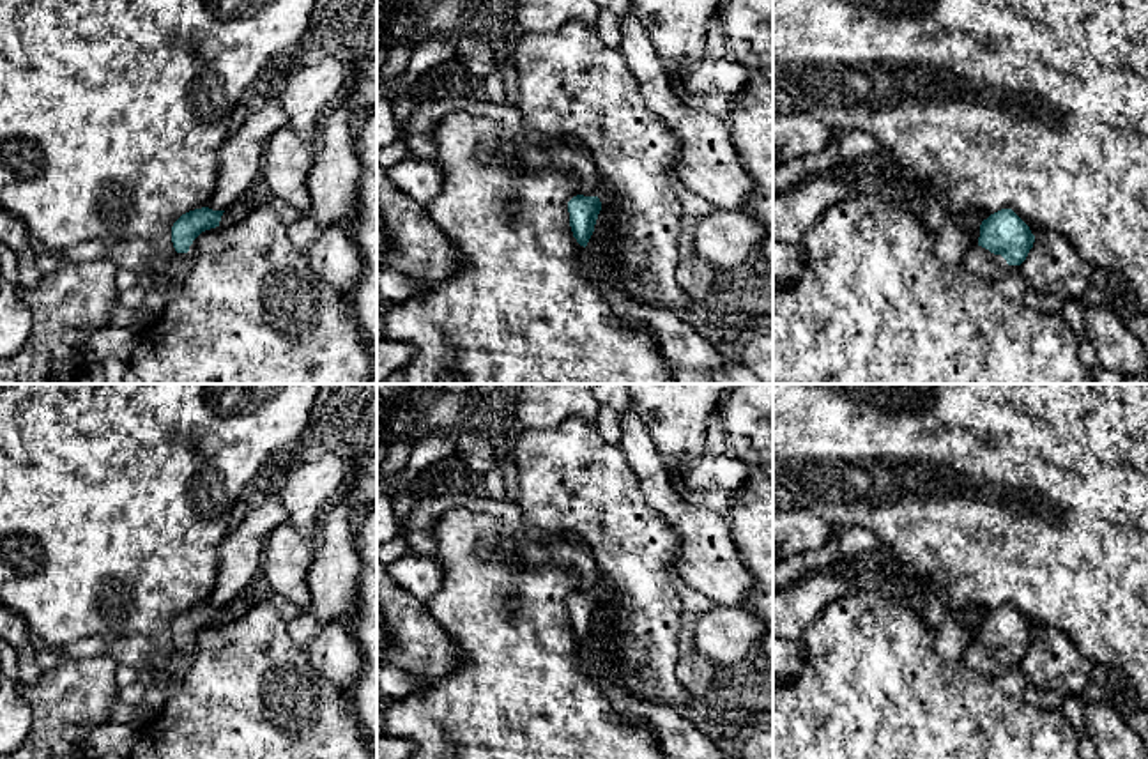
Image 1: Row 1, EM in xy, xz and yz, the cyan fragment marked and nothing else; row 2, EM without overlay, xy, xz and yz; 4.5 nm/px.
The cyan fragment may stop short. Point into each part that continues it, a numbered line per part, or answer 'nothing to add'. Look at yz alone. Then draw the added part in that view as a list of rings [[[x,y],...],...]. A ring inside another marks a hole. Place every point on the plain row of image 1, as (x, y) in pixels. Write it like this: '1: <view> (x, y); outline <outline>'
1: yz (984, 659); outline [[[976,642],[969,646],[964,656],[980,672],[999,672],[1006,656],[989,646]]]

